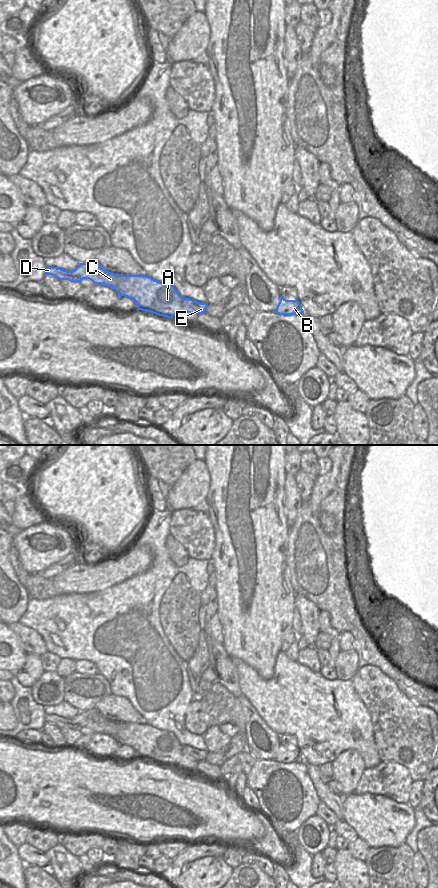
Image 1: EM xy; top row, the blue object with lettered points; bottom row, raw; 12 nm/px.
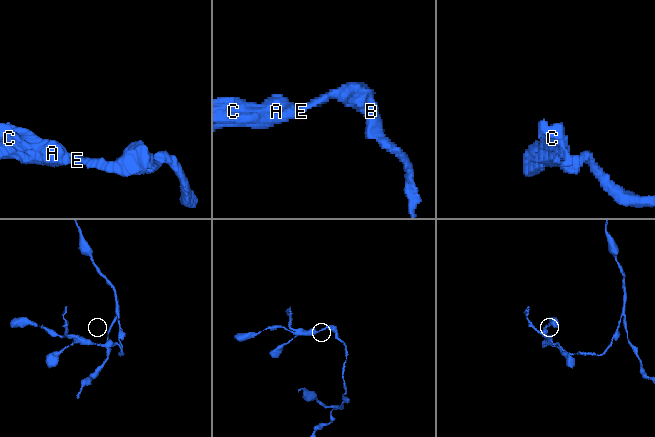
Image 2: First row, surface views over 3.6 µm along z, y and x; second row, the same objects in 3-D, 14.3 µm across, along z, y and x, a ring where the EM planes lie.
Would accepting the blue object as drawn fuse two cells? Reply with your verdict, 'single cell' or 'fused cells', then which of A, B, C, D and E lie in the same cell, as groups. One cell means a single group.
fused cells | A / B C D E

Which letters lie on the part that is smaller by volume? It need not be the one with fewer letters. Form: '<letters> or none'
A

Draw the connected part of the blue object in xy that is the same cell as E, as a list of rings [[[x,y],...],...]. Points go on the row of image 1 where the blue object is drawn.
[[[183,298],[182,303],[187,307],[192,308],[198,314],[204,314],[208,306],[208,303],[201,303],[189,298]]]

